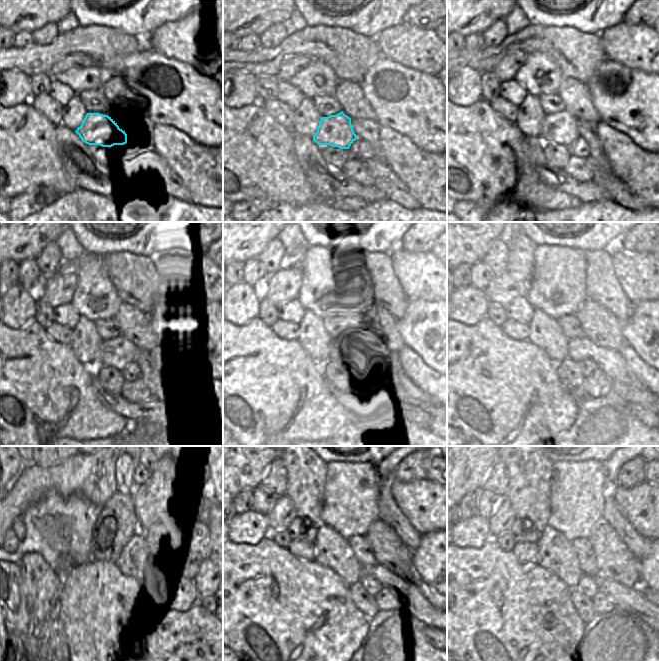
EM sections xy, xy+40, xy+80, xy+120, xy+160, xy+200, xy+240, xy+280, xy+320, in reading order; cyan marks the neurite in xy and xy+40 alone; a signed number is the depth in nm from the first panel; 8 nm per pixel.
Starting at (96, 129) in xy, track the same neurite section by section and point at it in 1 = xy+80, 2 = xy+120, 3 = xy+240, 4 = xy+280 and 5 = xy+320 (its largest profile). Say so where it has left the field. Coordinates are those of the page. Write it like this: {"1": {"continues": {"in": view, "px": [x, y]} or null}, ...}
{"1": {"continues": {"in": "xy+80", "px": [561, 128]}}, "2": {"continues": {"in": "xy+120", "px": [118, 352]}}, "3": {"continues": {"in": "xy+240", "px": [169, 586]}}, "4": {"continues": {"in": "xy+280", "px": [407, 600]}}, "5": {"continues": {"in": "xy+320", "px": [624, 597]}}}

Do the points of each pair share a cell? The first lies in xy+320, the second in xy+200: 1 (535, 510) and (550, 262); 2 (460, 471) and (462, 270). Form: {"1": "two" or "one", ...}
{"1": "two", "2": "two"}

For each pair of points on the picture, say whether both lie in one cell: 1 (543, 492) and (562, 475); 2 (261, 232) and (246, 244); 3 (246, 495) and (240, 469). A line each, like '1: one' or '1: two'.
1: two
2: one
3: two

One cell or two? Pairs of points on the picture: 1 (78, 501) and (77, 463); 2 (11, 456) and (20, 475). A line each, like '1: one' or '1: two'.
1: one
2: one

